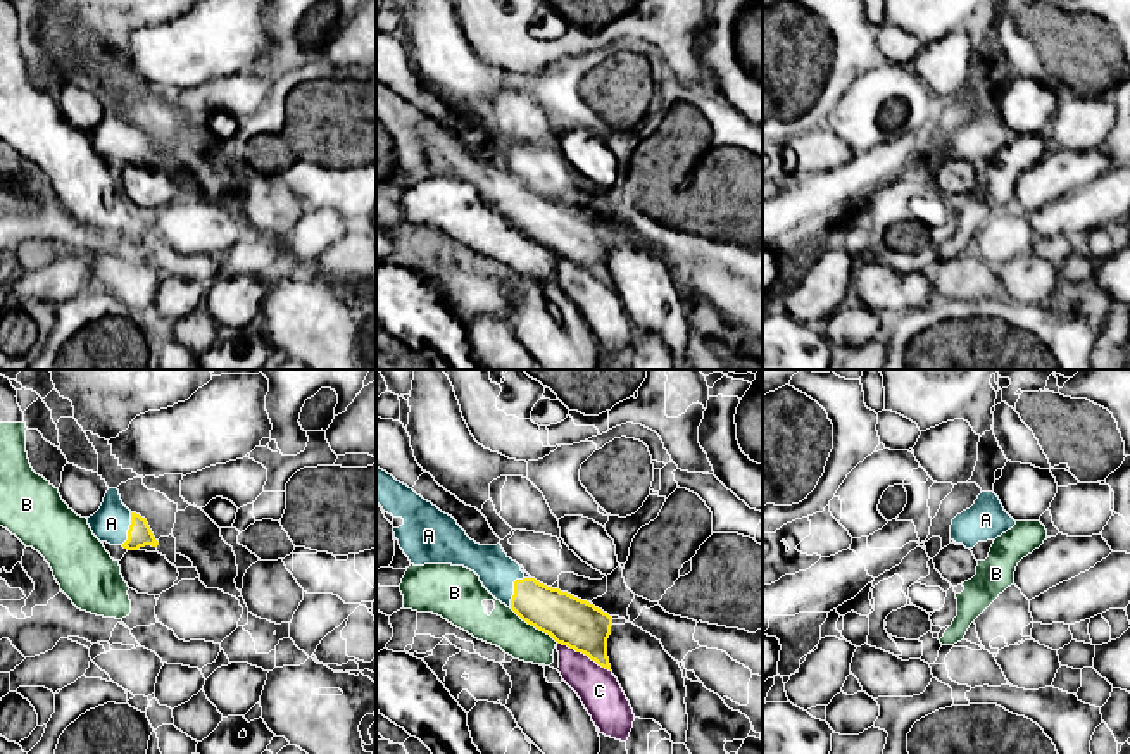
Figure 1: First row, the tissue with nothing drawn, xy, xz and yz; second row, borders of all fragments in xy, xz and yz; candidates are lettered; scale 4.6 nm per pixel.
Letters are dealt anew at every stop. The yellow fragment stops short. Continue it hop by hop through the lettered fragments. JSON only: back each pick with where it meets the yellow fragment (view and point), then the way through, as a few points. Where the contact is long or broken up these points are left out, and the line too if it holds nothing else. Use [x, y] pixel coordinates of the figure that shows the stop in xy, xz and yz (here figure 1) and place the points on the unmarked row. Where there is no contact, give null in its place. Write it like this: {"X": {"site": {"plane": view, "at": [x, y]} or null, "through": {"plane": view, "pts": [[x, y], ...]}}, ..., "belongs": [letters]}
{"A": {"site": {"plane": "xz", "at": [514, 204]}, "through": {"plane": "xz", "pts": [[559, 228], [514, 204], [497, 185]]}}, "belongs": ["A"]}

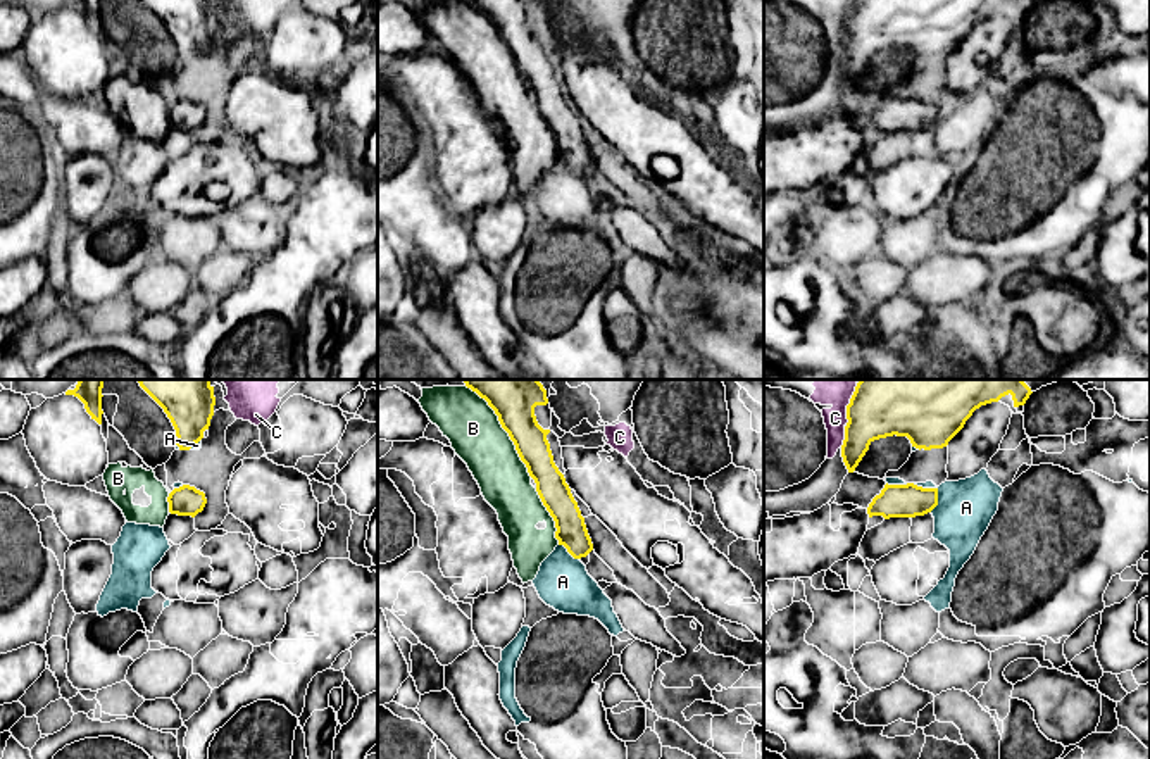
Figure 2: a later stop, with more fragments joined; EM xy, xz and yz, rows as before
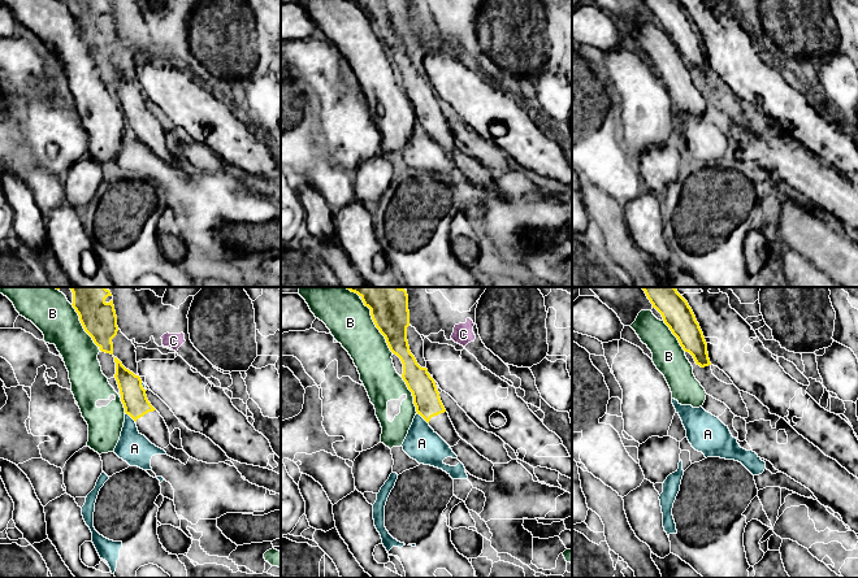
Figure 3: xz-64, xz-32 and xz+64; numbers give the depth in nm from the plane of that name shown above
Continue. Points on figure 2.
{"belongs": []}

